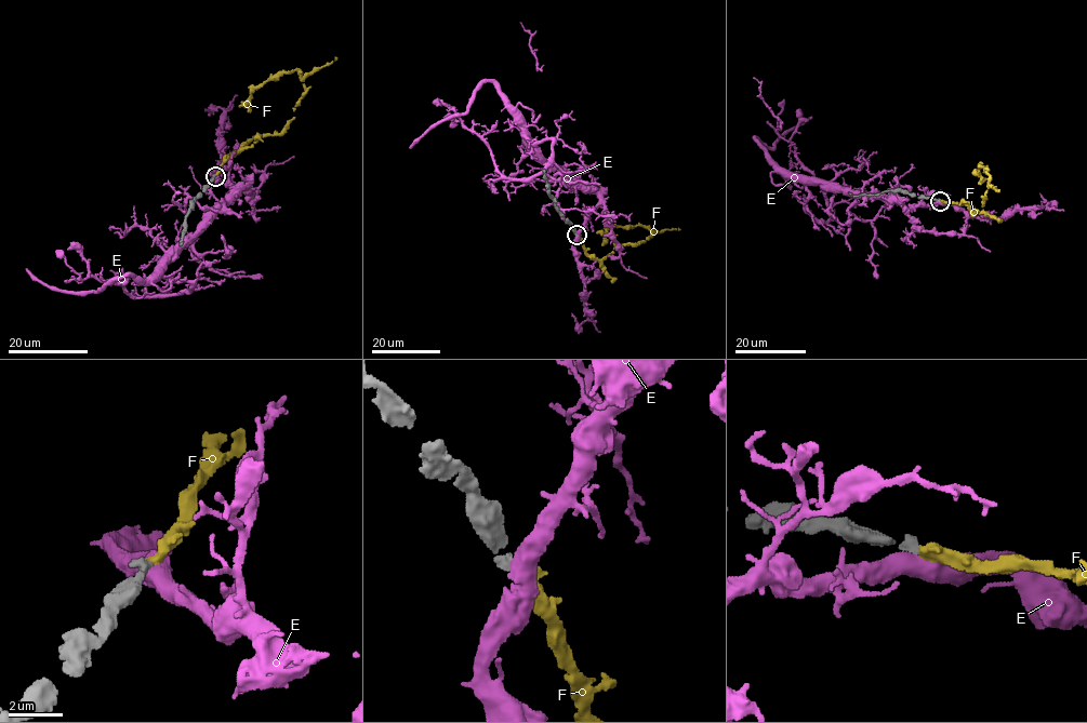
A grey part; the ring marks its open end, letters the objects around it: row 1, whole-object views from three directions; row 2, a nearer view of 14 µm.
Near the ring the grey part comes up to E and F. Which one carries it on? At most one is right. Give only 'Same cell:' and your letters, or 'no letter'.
Same cell: F

